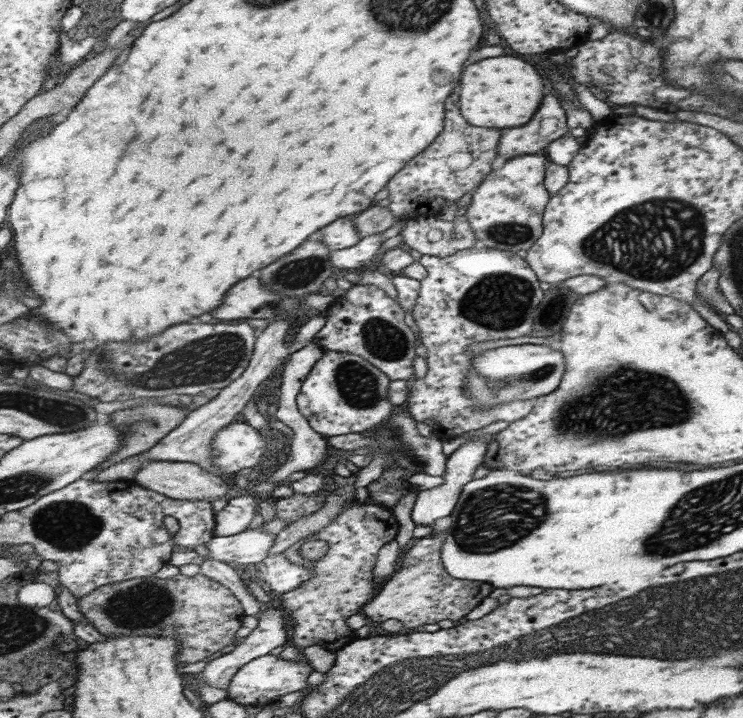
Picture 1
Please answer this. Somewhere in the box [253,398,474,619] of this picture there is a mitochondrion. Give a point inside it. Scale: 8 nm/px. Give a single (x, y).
(393, 435)

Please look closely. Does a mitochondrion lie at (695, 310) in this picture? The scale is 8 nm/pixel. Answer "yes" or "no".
no

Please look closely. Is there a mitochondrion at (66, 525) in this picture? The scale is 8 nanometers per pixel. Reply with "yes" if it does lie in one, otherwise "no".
yes

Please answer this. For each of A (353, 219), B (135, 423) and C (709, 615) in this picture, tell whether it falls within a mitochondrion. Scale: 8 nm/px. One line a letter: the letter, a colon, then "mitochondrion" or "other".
A: other
B: mitochondrion
C: mitochondrion

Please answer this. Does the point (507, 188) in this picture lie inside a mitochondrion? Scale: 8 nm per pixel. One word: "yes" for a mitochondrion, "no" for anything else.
no

